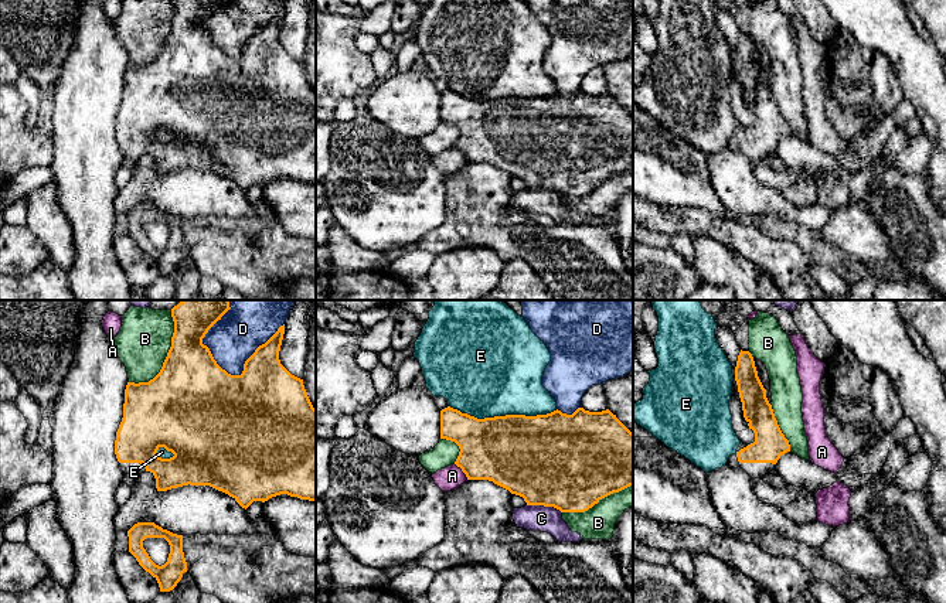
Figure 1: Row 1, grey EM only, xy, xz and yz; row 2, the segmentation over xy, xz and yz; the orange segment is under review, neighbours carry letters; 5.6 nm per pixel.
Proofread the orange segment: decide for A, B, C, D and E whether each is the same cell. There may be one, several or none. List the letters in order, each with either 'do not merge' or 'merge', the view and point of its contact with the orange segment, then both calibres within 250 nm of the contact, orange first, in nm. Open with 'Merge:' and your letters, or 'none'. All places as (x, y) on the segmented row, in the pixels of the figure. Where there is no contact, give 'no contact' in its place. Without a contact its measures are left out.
Merge: none
A: do not merge; contact xz (462, 470); calibres 380 and 130 nm
B: do not merge; contact xy (167, 355); calibres 440 and 300 nm
C: do not merge; contact xz (544, 506); calibres 500 and 140 nm
D: do not merge; contact xy (244, 370); calibres 480 and 280 nm
E: do not merge; contact xz (503, 416); calibres 440 and 480 nm

